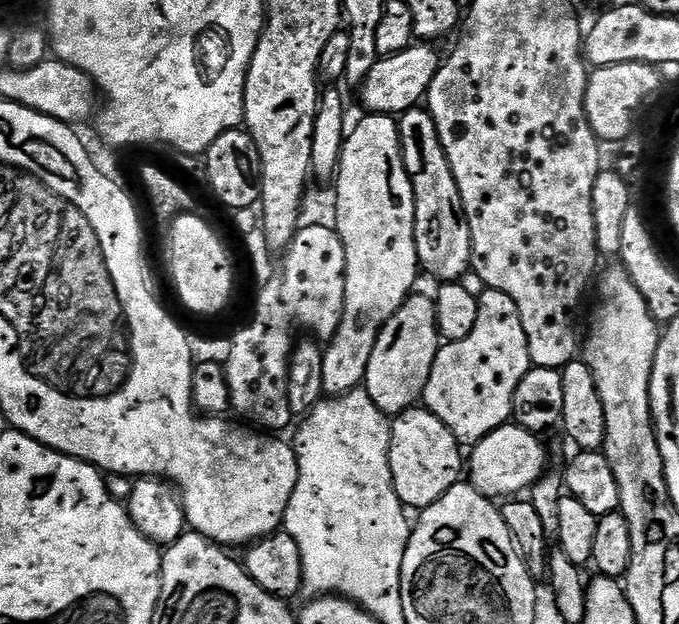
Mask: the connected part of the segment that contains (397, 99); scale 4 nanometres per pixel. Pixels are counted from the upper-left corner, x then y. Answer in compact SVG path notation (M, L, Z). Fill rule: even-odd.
M420 42L404 52L377 59L370 74L366 74L364 87L359 89L359 103L369 113L393 118L417 107L427 97L428 88L434 82L436 71L442 63L442 56L432 48L435 47L431 43Z

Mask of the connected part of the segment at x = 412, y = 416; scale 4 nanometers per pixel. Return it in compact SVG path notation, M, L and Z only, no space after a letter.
M423 406L408 408L405 412L401 412L399 416L391 421L392 437L390 438L390 474L394 482L394 490L398 494L400 503L405 509L423 510L431 506L434 502L438 502L448 491L461 483L462 473L466 468L466 460L460 452L462 445L454 438L454 434L450 434L448 427L442 423L434 413L428 411Z

